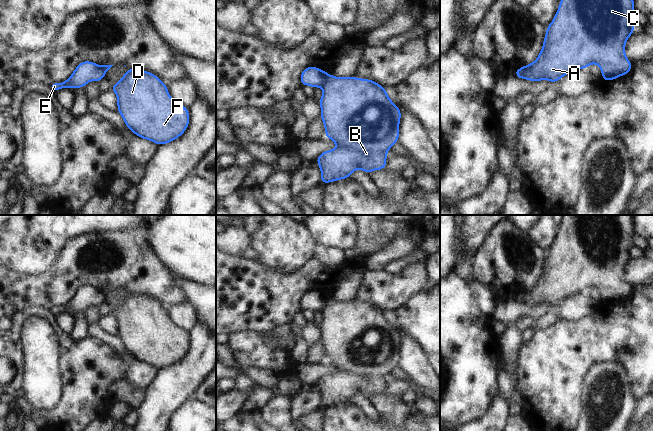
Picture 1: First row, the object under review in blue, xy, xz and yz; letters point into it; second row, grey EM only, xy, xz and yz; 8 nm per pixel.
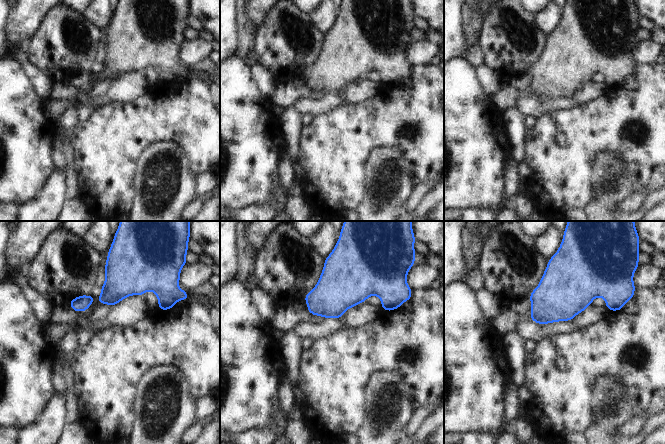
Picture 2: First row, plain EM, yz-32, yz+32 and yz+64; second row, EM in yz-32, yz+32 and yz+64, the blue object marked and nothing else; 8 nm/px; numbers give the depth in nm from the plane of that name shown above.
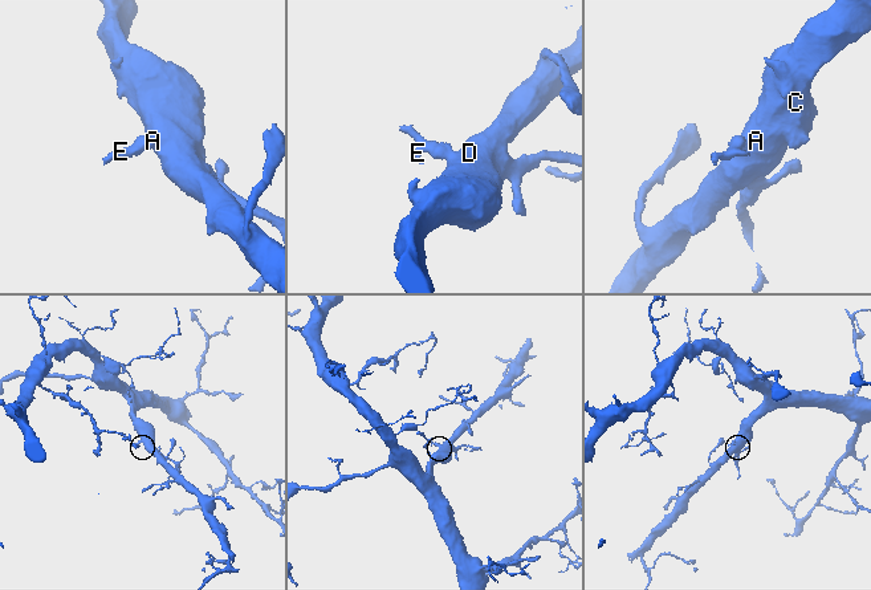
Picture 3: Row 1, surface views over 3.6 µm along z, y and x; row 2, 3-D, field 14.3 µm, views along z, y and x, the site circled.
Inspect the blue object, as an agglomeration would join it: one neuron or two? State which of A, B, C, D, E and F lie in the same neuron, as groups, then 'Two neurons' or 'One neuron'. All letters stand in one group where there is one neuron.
Groups: A B C D F / E. Two neurons

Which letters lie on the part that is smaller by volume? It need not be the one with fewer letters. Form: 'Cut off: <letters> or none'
Cut off: E

